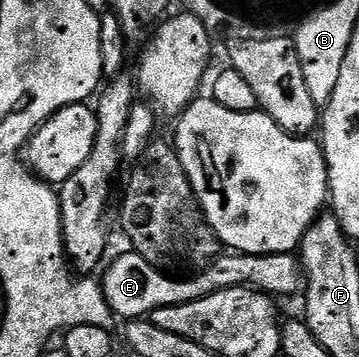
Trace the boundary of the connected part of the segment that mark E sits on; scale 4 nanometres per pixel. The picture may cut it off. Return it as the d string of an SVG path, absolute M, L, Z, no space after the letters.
M136 252L121 254L113 262L113 267L103 277L105 299L114 315L121 320L141 320L152 315L159 308L171 304L187 304L199 300L208 294L214 294L227 288L247 286L262 294L302 293L305 281L305 270L296 253L288 254L238 254L225 252L213 259L204 270L192 276L170 276L164 270L157 270L143 256Z

